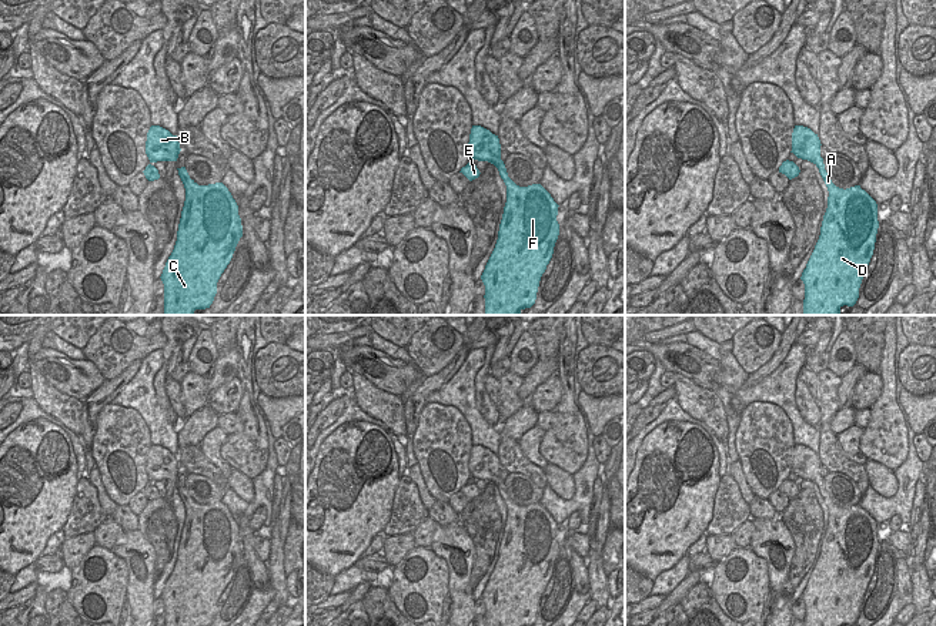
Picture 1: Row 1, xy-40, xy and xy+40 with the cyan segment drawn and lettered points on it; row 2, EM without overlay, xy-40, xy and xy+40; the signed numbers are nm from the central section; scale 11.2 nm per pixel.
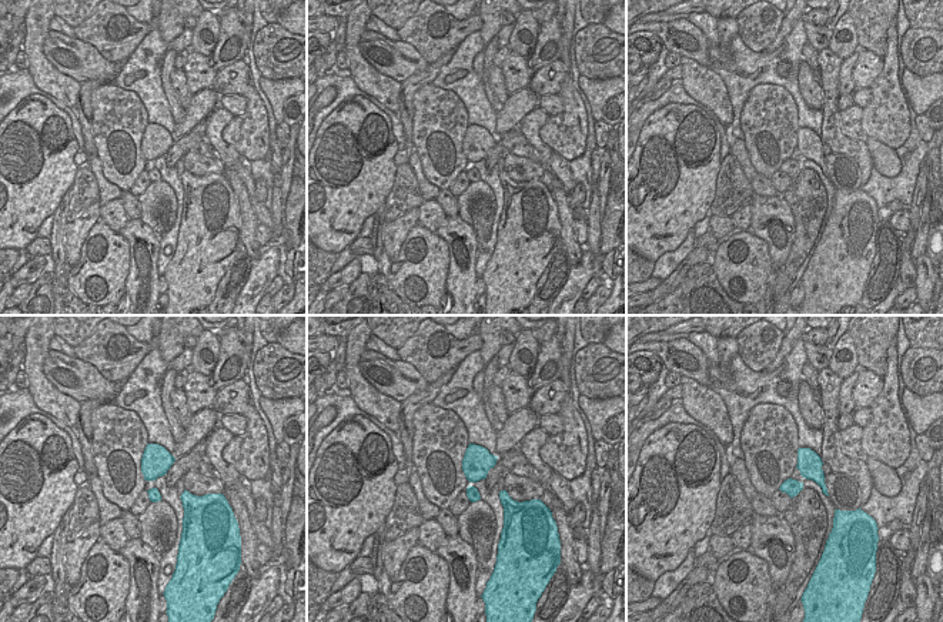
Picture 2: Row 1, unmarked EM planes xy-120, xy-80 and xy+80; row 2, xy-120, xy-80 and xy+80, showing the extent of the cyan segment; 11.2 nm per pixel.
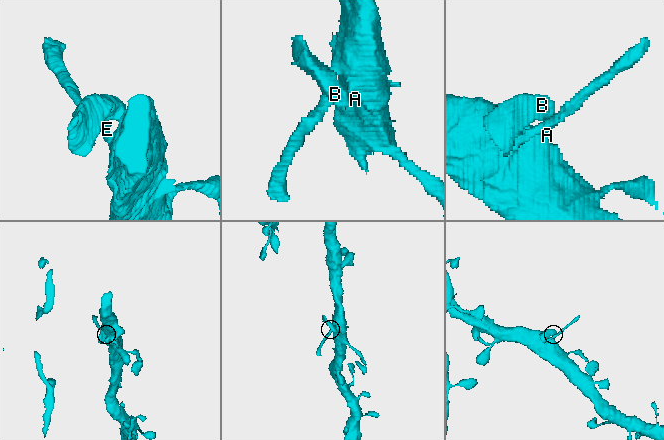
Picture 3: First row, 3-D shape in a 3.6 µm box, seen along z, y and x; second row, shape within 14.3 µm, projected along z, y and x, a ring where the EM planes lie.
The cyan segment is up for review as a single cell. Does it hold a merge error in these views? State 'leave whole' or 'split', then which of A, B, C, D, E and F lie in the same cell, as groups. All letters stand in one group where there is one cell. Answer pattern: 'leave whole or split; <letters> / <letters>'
leave whole; A B C D E F

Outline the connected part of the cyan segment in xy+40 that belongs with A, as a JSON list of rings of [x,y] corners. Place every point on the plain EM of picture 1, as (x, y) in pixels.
[[[795,445],[790,472],[813,482],[829,510],[820,555],[800,596],[803,626],[853,626],[875,569],[878,523],[860,505],[843,509],[832,502],[820,465],[810,448]]]

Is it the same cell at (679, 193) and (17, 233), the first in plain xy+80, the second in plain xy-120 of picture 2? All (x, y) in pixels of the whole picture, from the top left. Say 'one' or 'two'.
one

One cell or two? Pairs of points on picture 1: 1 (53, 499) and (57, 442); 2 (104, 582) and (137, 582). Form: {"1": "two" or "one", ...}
{"1": "one", "2": "two"}

